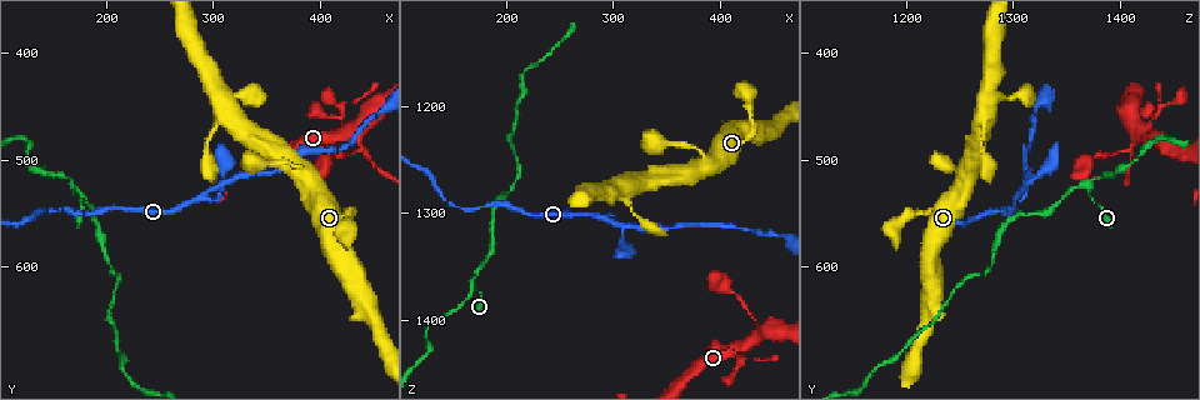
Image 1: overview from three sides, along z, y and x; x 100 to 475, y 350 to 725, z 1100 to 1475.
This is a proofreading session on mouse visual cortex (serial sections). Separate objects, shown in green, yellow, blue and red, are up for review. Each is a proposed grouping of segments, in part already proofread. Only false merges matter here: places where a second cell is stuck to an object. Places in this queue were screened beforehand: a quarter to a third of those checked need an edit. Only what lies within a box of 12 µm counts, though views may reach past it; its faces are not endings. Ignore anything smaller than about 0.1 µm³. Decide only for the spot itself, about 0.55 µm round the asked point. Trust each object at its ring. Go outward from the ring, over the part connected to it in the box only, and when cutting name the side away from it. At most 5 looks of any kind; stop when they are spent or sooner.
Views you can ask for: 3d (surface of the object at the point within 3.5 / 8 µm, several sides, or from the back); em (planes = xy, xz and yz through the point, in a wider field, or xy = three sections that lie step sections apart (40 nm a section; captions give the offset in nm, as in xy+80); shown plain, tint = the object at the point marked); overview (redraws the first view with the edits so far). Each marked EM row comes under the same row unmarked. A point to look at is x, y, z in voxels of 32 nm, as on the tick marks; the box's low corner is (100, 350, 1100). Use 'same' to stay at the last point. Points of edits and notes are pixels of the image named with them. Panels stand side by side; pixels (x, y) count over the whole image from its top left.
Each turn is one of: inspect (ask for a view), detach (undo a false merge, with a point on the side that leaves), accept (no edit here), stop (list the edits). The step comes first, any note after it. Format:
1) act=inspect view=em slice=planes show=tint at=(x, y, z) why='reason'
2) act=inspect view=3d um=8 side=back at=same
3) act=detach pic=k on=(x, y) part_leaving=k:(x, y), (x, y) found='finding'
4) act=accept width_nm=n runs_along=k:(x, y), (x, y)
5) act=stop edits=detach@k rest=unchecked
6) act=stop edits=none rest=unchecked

act=inspect view=3d um=3.5 at=(432, 494, 1400) why='thin neck'

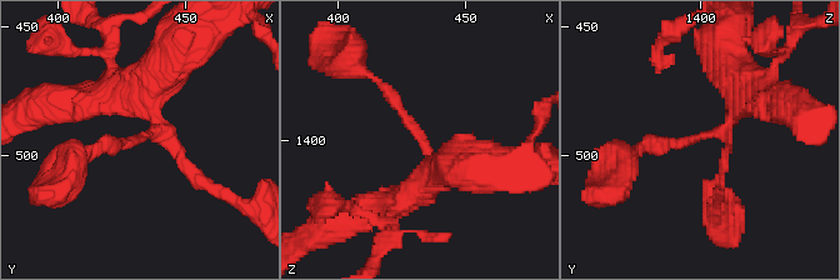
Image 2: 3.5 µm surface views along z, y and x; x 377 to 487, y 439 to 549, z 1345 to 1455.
act=inspect view=em slice=xy step=2 show=tint at=(431, 494, 1399)

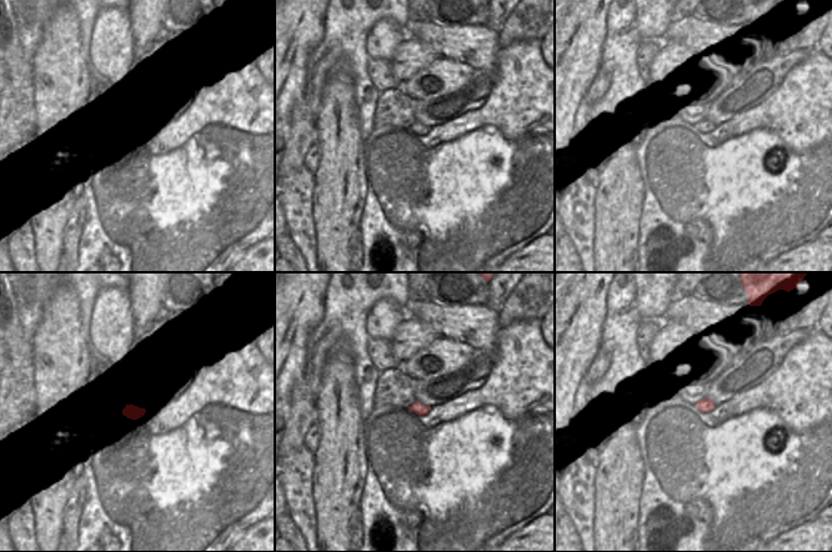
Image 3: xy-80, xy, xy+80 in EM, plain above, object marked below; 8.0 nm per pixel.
act=accept arms=3 arm_widths_nm=100,150,350 runs_along=2:(746, 95), (724, 130), (634, 149) found='one cell here'

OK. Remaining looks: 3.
act=inspect view=3d um=3.5 at=(310, 520, 1312) why='a fork'

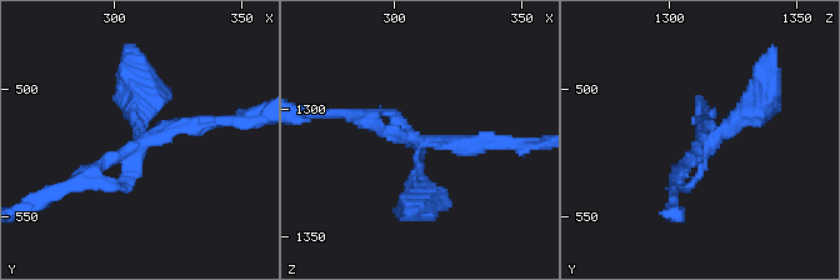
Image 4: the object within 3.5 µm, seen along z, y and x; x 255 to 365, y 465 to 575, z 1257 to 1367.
act=inspect view=em slice=planes show=tint at=(310, 522, 1312) arms=3 arm_widths_nm=200,200,250 why='need the tissue'

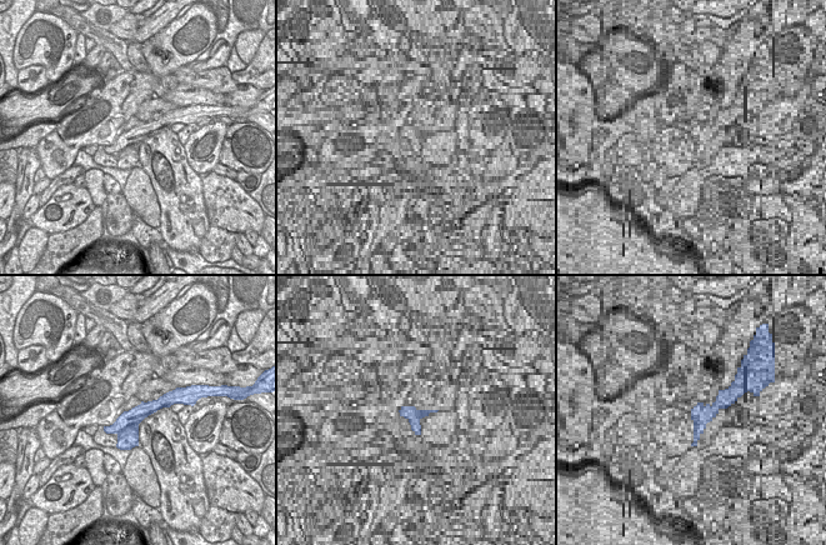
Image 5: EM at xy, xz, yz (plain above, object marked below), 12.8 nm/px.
act=detach pic=4 on=(135, 103) border=5:(138, 423), (129, 424), (118, 434) found='two cells meet here'

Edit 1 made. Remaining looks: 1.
act=stop edits=detach@4 rest=unchecked

